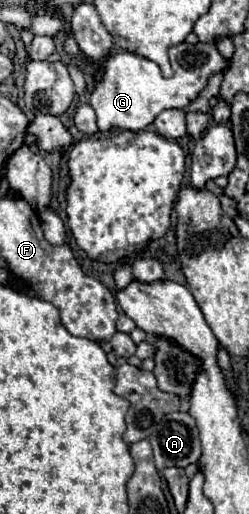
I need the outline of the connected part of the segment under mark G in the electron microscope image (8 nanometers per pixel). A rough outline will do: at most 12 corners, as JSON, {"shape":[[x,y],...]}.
{"shape":[[213,43],[157,63],[115,53],[89,95],[101,133],[183,109],[229,61]]}

